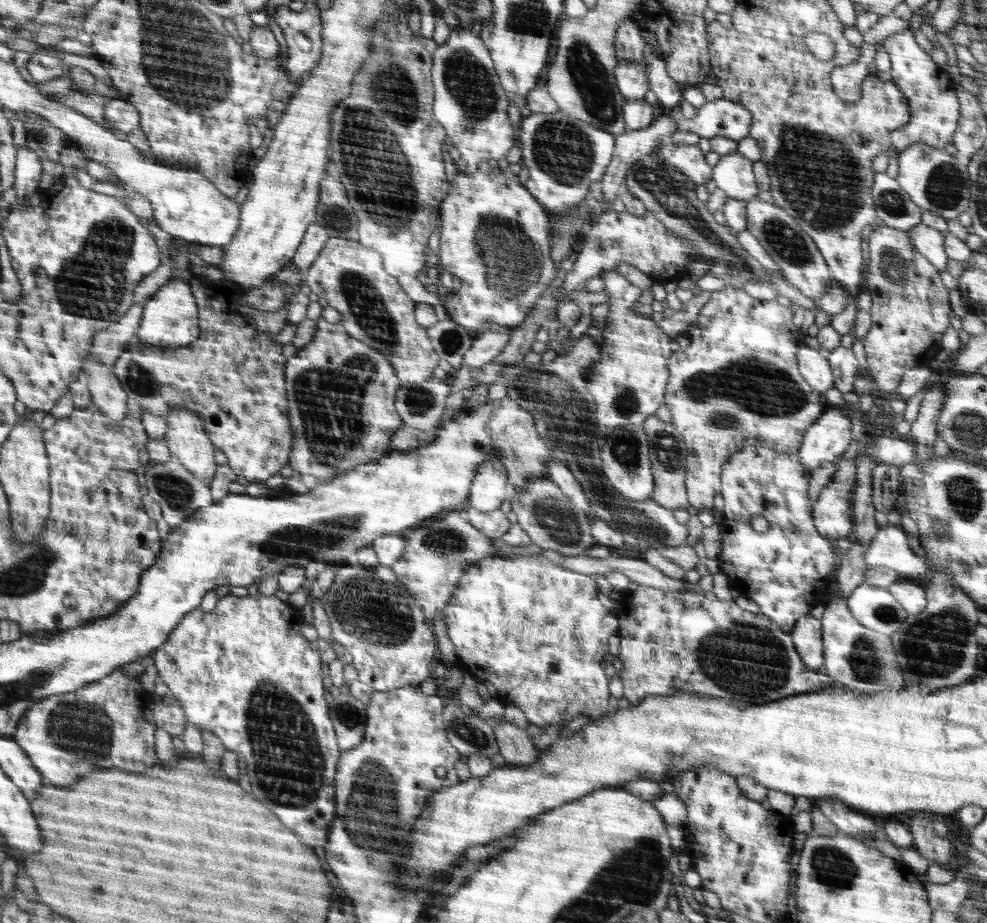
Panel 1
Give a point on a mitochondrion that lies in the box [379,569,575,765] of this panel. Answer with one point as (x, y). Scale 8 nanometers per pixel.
(467, 731)

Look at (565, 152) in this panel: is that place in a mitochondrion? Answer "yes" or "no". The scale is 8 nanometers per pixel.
yes

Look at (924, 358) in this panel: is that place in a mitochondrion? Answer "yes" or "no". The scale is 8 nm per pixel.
no

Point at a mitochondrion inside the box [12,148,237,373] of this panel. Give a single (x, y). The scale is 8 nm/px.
(92, 285)

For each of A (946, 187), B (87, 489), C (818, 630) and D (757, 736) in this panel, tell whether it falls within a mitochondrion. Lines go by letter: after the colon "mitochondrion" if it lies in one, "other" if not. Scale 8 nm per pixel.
A: mitochondrion
B: other
C: other
D: other

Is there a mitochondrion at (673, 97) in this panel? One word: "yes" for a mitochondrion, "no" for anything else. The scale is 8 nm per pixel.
no

